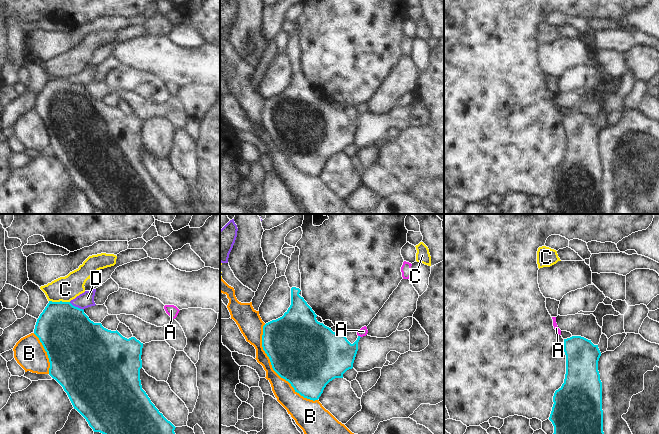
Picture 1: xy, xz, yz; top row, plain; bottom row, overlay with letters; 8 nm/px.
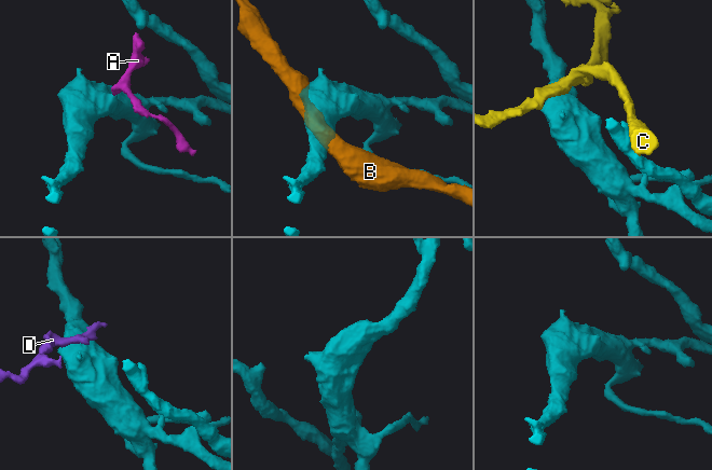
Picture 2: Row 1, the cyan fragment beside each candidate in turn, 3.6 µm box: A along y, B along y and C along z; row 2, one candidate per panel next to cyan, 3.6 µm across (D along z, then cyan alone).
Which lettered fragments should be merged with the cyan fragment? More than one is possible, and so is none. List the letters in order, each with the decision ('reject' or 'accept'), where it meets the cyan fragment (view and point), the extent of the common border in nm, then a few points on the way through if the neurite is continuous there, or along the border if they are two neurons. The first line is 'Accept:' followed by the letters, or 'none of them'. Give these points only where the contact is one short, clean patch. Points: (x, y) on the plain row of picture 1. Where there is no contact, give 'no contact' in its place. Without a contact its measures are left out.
Accept: A
A: accept; contact xz (359, 112); length 30 nm; way xz (333, 129), (346, 128), (359, 112), (363, 107)
B: reject; contact xz (273, 145); length 750 nm
C: reject; contact xy (60, 77); length 170 nm
D: reject; contact xy (76, 83); length 140 nm

